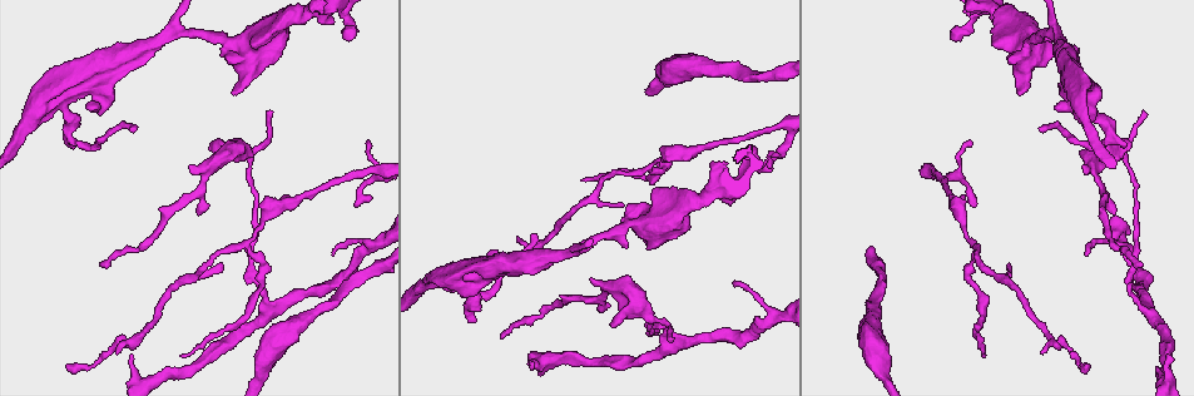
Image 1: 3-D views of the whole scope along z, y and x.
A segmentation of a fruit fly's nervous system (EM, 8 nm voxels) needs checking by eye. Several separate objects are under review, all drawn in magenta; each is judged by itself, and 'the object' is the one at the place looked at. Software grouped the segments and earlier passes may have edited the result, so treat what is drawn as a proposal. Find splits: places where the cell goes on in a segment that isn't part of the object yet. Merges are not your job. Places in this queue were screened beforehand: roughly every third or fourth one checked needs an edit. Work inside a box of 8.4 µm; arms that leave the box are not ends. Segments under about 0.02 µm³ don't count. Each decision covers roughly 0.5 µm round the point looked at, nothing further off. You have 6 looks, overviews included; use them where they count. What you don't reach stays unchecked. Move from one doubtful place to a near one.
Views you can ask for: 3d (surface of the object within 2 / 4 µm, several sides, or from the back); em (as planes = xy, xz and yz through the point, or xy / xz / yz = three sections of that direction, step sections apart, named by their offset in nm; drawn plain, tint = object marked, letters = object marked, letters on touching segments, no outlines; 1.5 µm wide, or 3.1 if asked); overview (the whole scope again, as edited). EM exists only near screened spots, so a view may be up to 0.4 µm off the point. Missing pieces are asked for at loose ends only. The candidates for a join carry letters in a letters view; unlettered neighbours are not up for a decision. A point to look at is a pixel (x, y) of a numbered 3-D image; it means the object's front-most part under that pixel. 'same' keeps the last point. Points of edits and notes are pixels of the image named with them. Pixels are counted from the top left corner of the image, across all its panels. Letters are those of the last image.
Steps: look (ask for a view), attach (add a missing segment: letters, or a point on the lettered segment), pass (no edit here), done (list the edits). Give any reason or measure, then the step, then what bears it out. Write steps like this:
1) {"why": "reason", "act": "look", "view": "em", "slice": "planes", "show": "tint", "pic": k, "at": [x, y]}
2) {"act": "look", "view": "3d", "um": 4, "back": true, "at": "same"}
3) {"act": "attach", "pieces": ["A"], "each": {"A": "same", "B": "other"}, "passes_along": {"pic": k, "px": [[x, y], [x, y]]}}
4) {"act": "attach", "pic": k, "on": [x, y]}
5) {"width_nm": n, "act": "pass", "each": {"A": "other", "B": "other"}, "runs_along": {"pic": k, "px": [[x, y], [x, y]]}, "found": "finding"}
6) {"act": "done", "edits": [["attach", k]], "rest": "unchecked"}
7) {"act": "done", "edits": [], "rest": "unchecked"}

{"why": "an open end", "act": "look", "view": "3d", "um": 2, "pic": 1, "at": [1128, 150]}

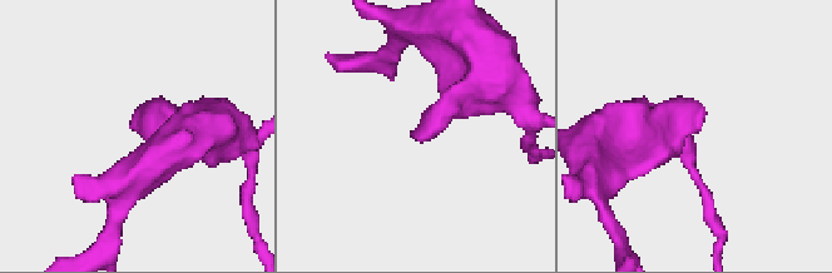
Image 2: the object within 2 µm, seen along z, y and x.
{"act": "look", "view": "em", "slice": "planes", "show": "letters", "pic": 2, "at": [131, 125]}

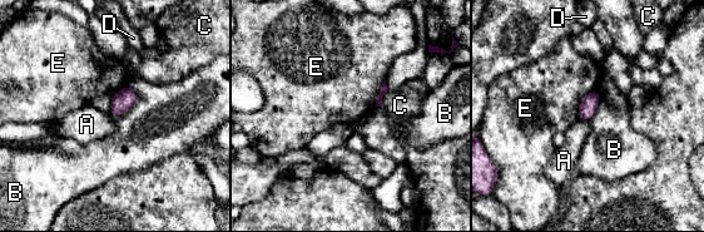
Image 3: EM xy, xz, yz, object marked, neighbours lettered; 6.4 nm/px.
{"longest_contact_nm": ["B", 240], "act": "pass", "each": {"A": "other", "B": "other", "C": "other", "D": "other", "E": "other"}, "border": {"pic": 3, "px": [[579, 119], [588, 121]]}, "found": "no lettered segment goes on from it"}

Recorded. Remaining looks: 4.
{"why": "thin end", "act": "look", "view": "3d", "um": 4, "pic": 1, "at": [132, 128]}

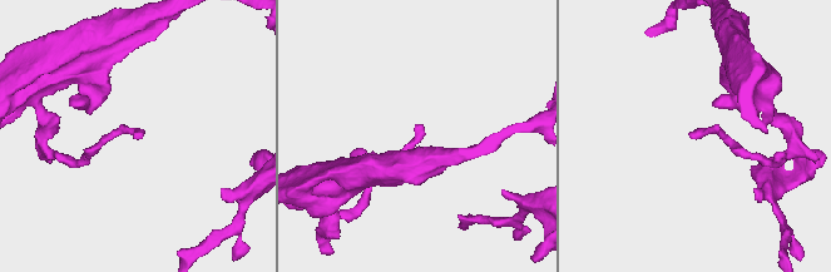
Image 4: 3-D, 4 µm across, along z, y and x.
{"act": "look", "view": "em", "slice": "xz", "step": 8, "show": "letters", "pic": 4, "at": [689, 134]}

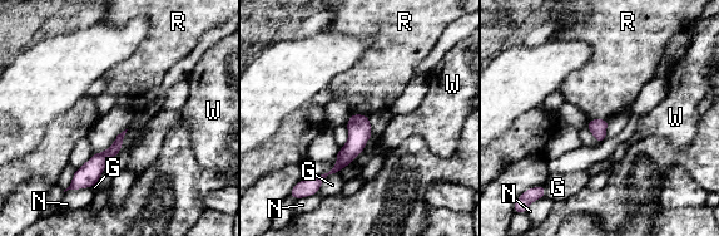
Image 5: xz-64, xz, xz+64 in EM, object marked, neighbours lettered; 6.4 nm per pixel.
{"longest_contact_nm": ["G", 190], "act": "pass", "each": {"G": "other", "N": "other", "R": "other", "W": "other"}, "found": "no lettered segment goes on from it"}

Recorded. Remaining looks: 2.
{"why": "an open end", "act": "look", "view": "em", "slice": "planes", "show": "tint", "pic": 1, "at": [68, 364]}

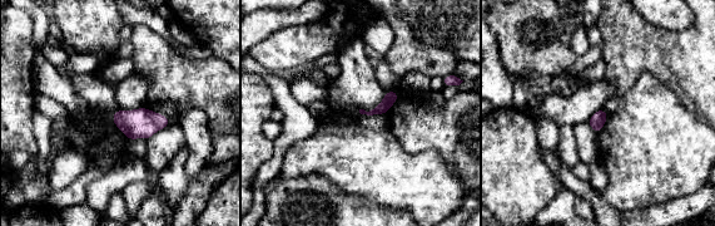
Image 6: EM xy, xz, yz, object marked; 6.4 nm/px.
{"act": "look", "view": "em", "slice": "planes", "show": "letters", "at": "same"}

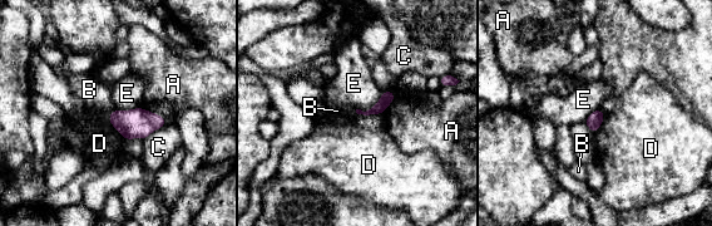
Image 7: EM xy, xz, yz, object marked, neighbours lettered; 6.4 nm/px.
{"longest_contact_nm": ["E", 220], "act": "pass", "each": {"A": "other", "B": "other", "C": "other", "D": "other", "E": "other"}, "border": {"pic": 7, "px": [[384, 92], [370, 108], [355, 109]]}, "found": "none of them fits"}

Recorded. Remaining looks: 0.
{"act": "done", "edits": [], "rest": "unchecked"}

